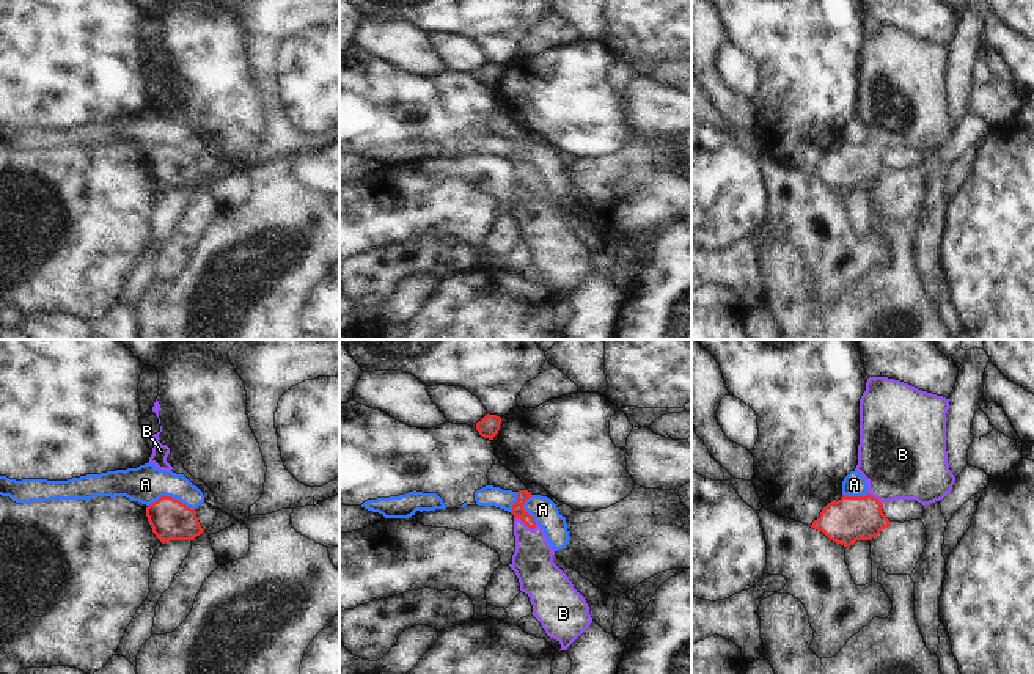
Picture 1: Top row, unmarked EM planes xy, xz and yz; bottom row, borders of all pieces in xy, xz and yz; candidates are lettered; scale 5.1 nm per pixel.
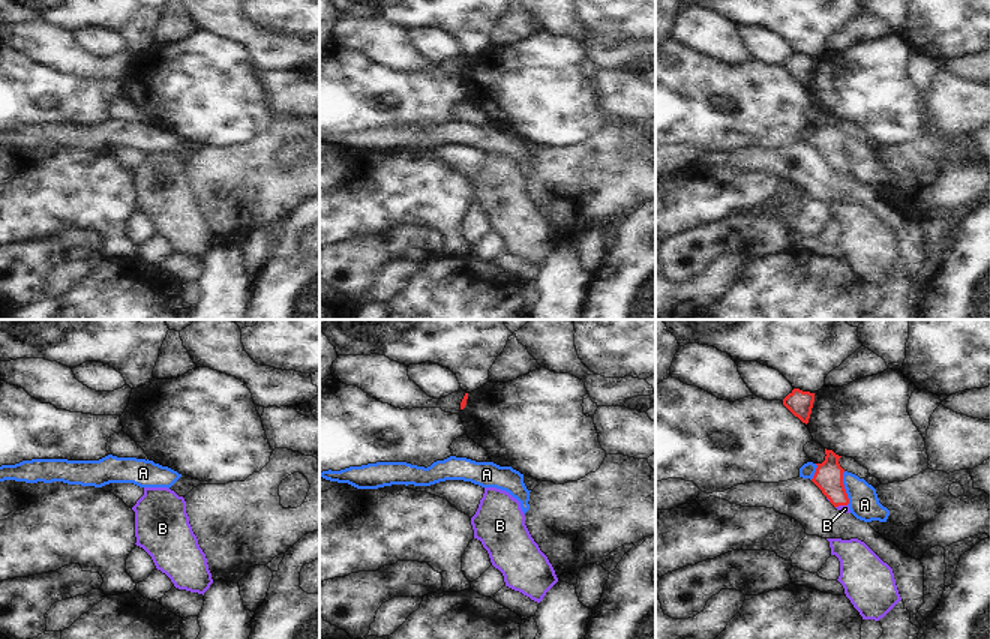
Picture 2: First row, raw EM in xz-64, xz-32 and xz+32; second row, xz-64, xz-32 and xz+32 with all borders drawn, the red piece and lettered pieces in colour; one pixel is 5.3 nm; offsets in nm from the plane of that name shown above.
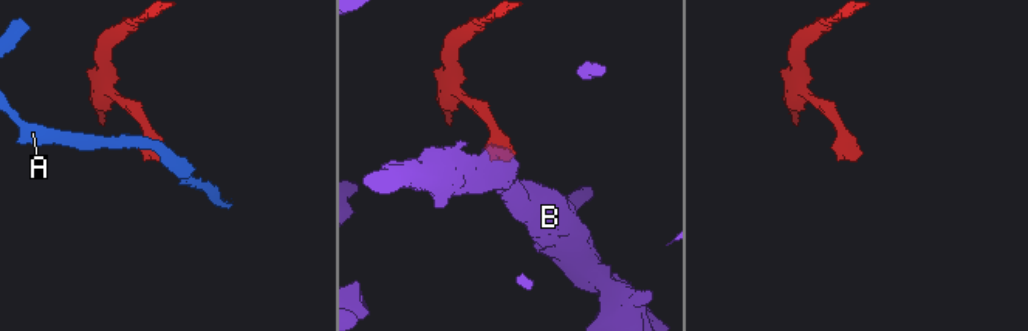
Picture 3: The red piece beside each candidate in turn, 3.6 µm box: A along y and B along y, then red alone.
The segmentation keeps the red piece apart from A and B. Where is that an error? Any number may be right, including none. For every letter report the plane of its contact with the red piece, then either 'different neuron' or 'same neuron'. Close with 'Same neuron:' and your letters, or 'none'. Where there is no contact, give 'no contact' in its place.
A: meets red in xy; different neuron
B: meets red in xz; same neuron
Same neuron: B

